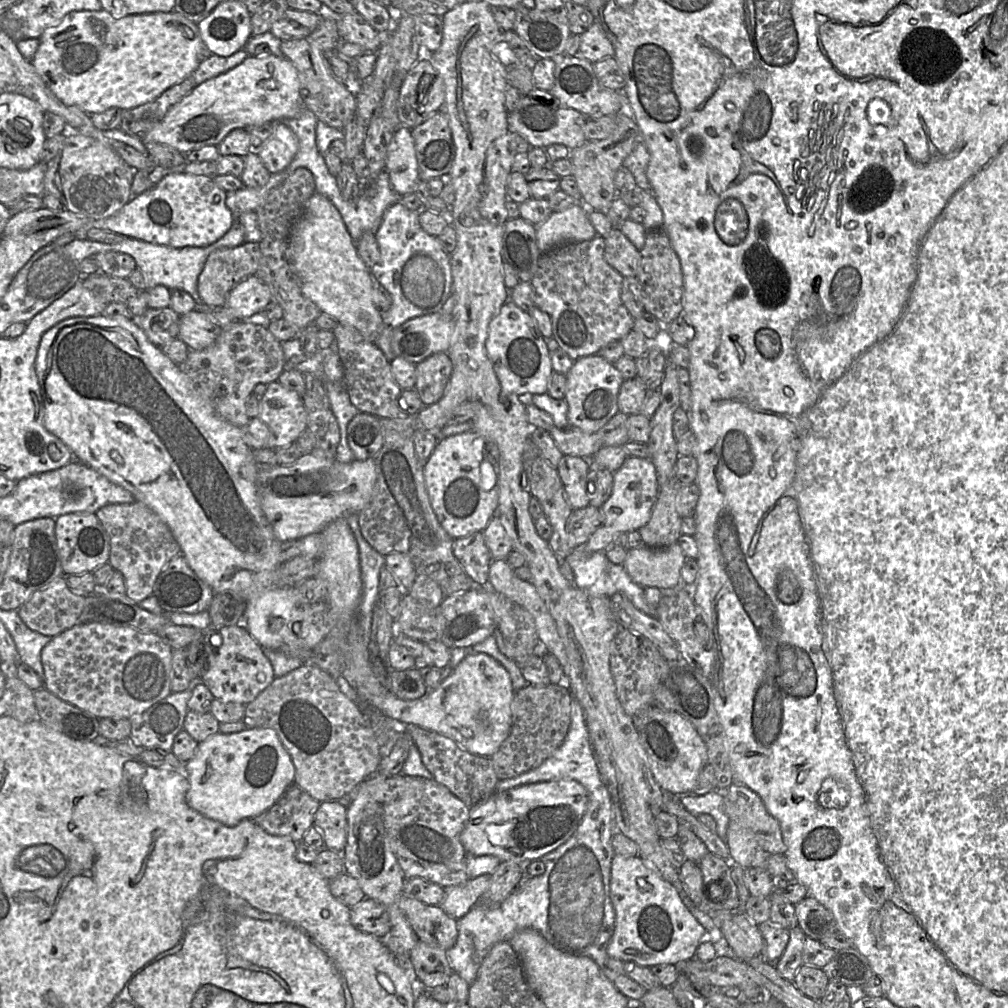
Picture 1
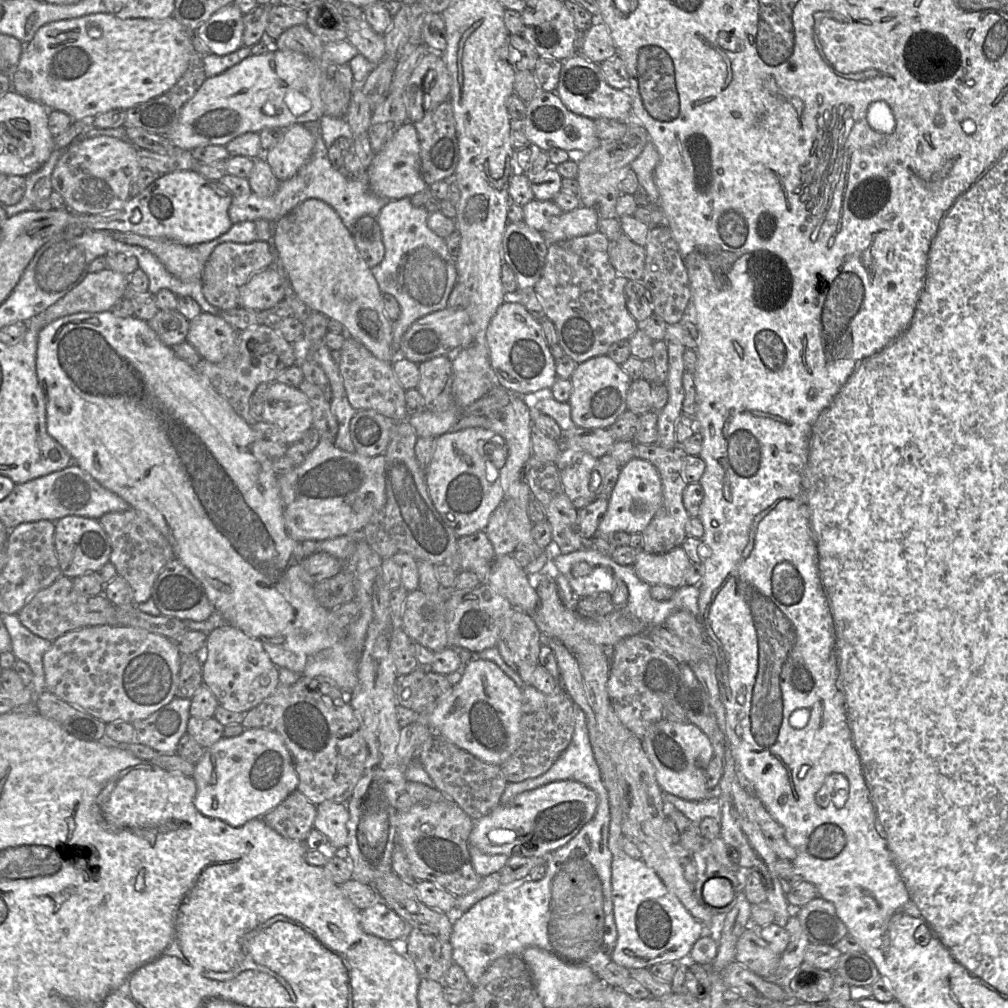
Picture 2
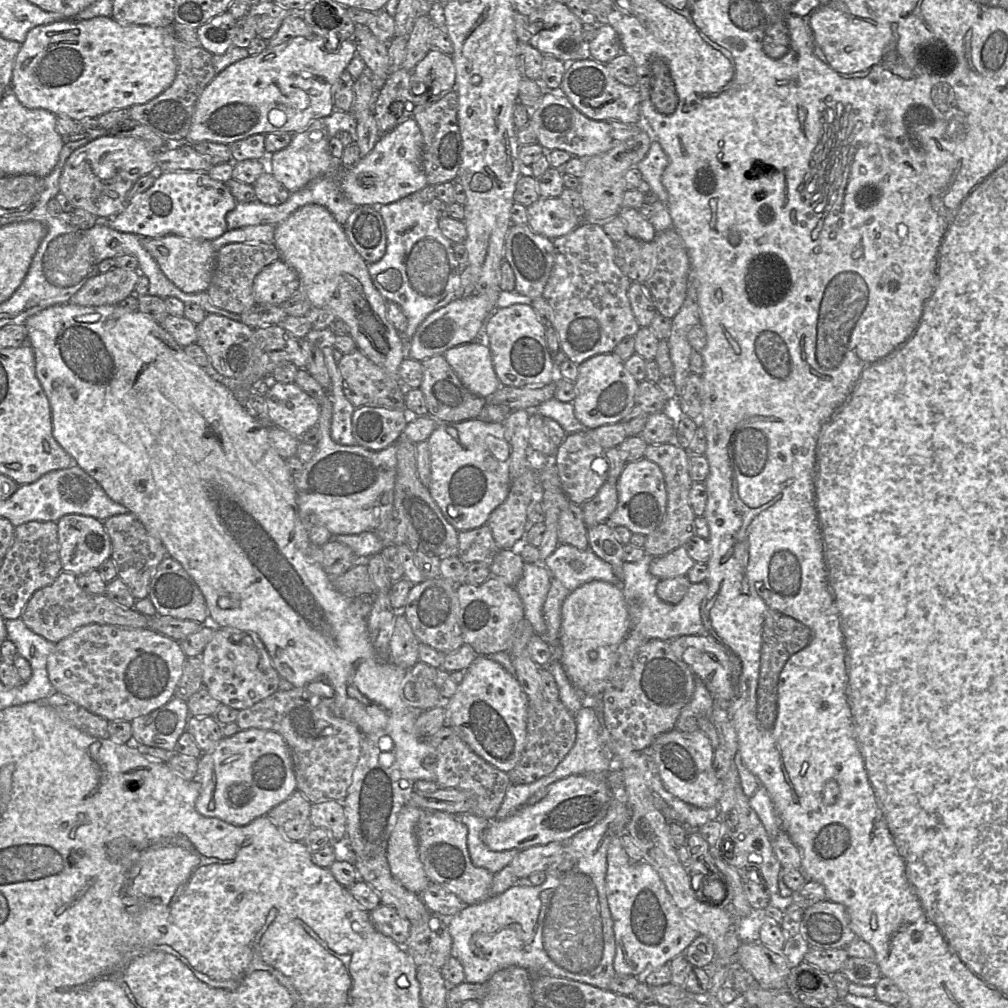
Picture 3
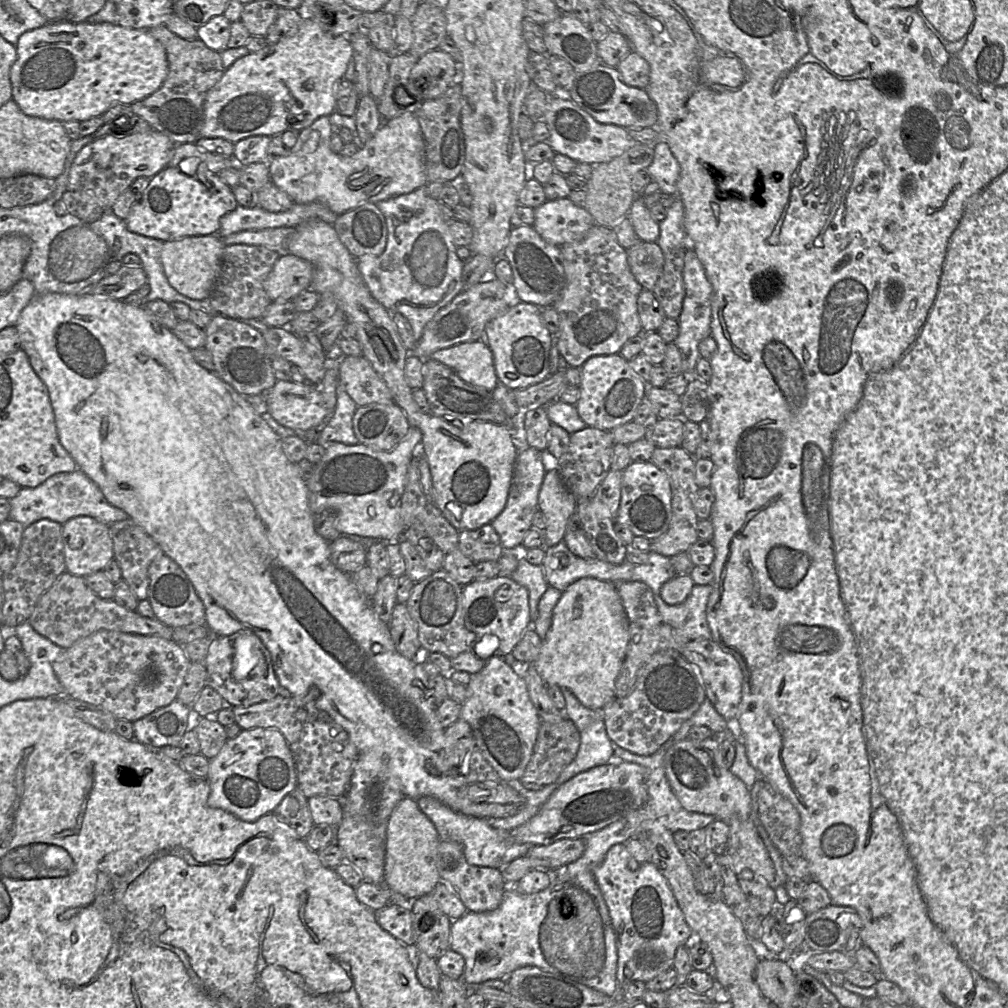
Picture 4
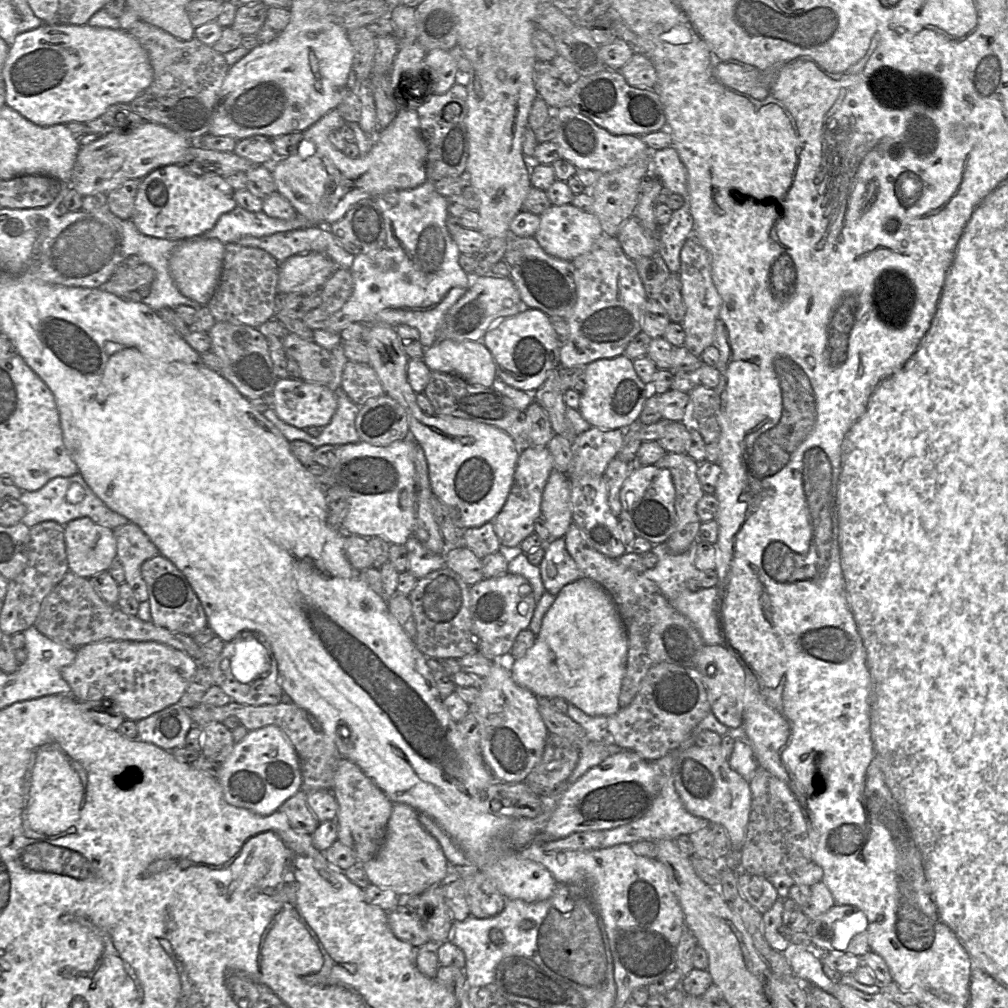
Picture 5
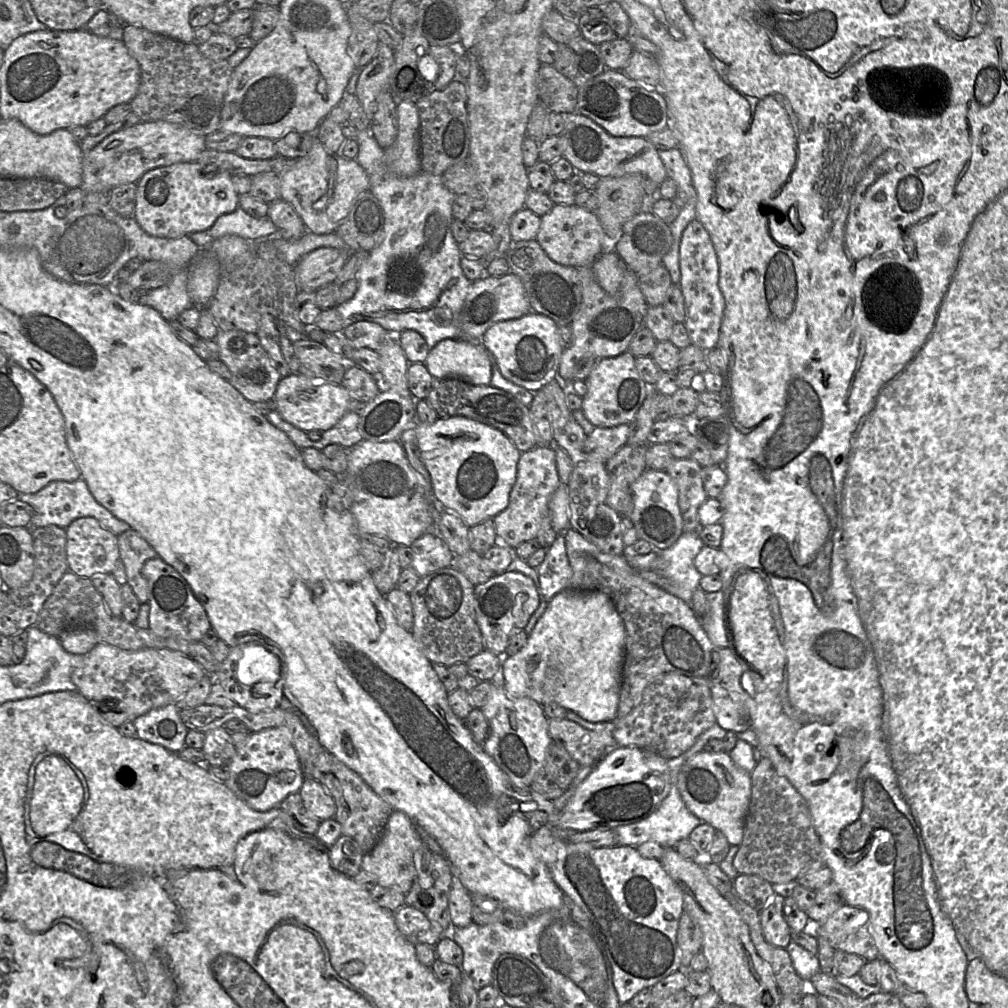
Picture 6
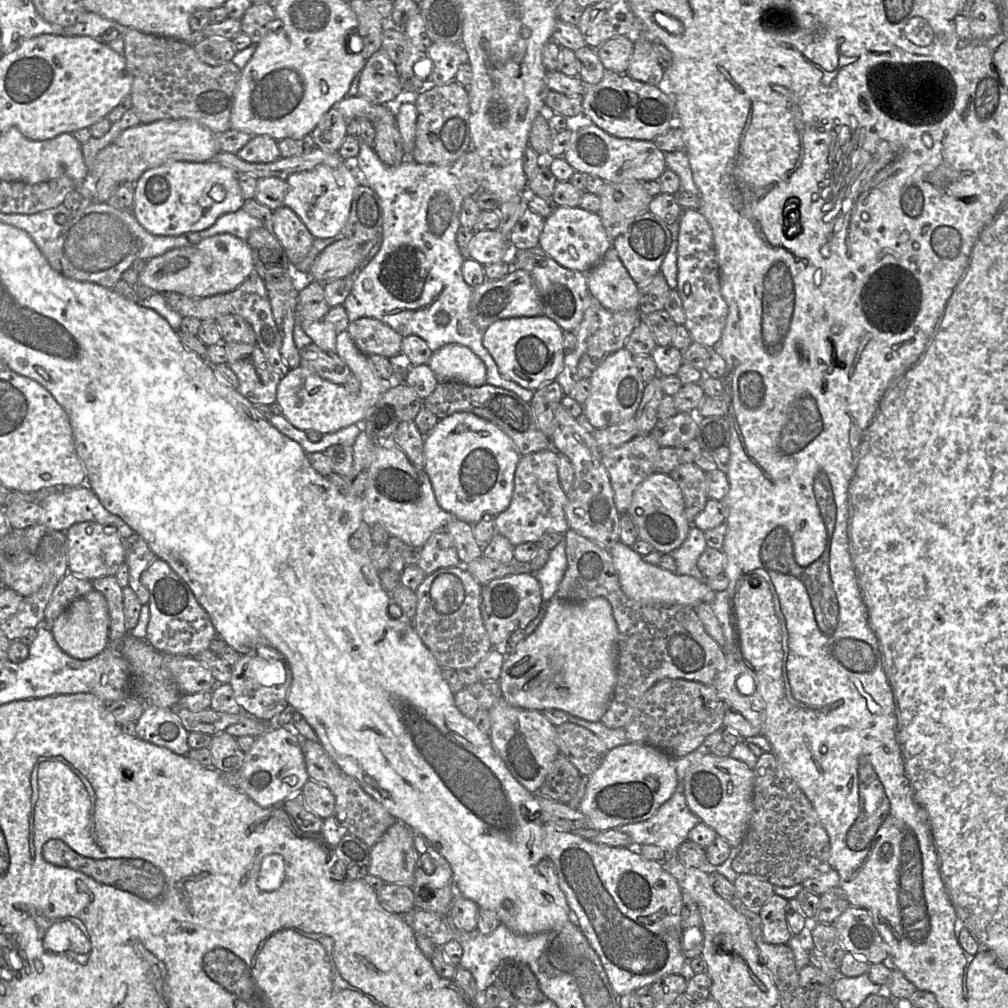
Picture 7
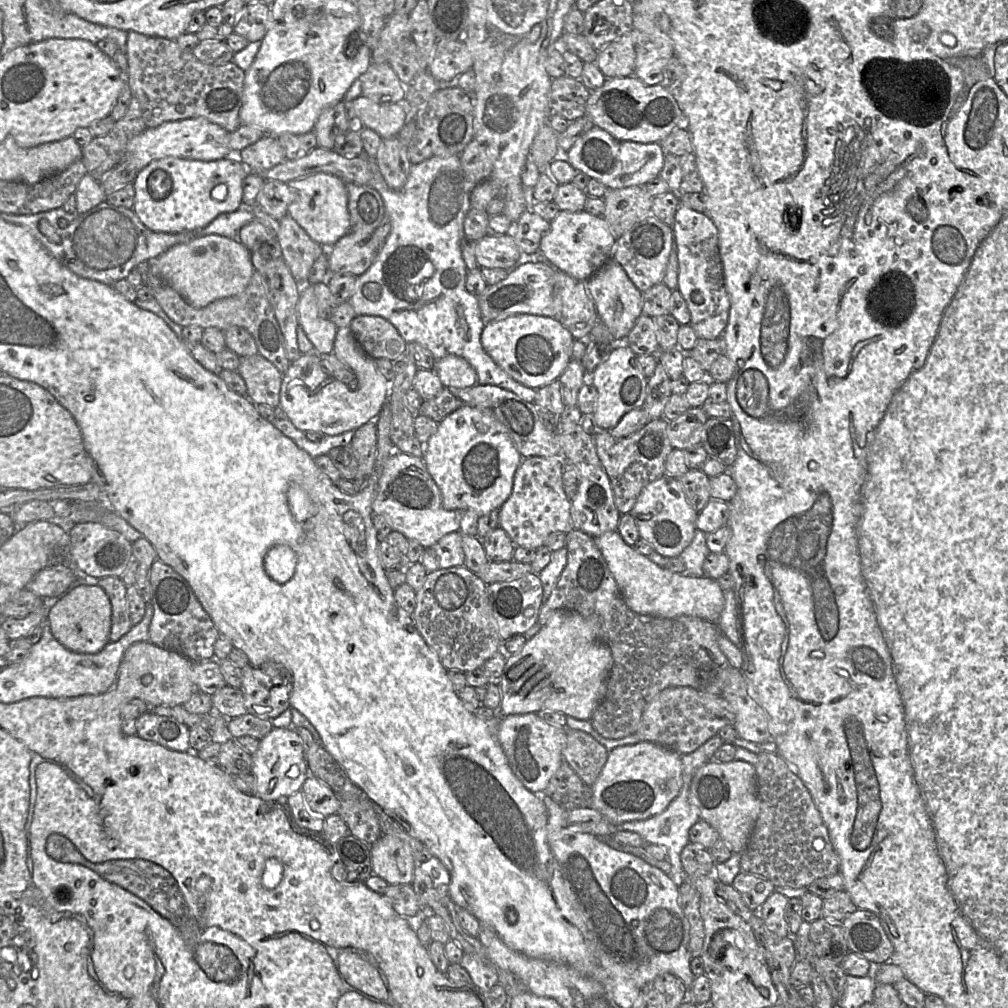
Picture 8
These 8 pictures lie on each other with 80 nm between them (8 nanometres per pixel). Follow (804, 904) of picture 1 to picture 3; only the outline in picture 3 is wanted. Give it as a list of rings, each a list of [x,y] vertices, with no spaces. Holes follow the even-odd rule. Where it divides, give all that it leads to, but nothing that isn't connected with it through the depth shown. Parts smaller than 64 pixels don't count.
[[[828,899],[804,909],[801,933],[809,948],[845,949],[856,934],[846,908]]]

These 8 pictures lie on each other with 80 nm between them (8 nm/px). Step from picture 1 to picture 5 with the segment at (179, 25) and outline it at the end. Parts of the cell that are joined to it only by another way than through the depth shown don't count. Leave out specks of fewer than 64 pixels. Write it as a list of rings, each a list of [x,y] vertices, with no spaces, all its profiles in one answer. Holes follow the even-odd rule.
[[[43,24],[18,34],[2,75],[5,105],[42,127],[94,120],[113,104],[131,103],[153,81],[148,54],[132,35],[88,24]]]

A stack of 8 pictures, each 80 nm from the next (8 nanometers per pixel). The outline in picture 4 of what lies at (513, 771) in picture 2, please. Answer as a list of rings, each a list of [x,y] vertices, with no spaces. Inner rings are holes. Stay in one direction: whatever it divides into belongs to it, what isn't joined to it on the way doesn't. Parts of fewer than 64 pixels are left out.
[[[567,717],[559,723],[541,721],[531,759],[519,783],[526,790],[538,791],[554,783],[575,759],[580,746],[580,732]]]

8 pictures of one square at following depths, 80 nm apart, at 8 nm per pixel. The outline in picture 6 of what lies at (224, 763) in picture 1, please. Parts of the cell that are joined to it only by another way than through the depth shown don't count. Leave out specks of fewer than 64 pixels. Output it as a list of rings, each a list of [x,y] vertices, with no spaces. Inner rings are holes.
[[[280,728],[250,733],[247,743],[237,748],[236,756],[226,767],[229,777],[224,784],[250,808],[260,812],[279,806],[288,795],[298,792],[305,780],[297,752]]]

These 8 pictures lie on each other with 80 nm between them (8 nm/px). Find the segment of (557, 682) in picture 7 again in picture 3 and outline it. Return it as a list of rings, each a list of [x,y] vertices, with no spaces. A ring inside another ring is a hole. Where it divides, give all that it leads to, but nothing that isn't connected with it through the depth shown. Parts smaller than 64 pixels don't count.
[[[594,580],[566,597],[554,660],[561,663],[571,684],[584,698],[601,698],[606,691],[615,654],[630,629],[631,619],[621,586]],[[591,652],[597,653],[596,659],[591,658]]]

